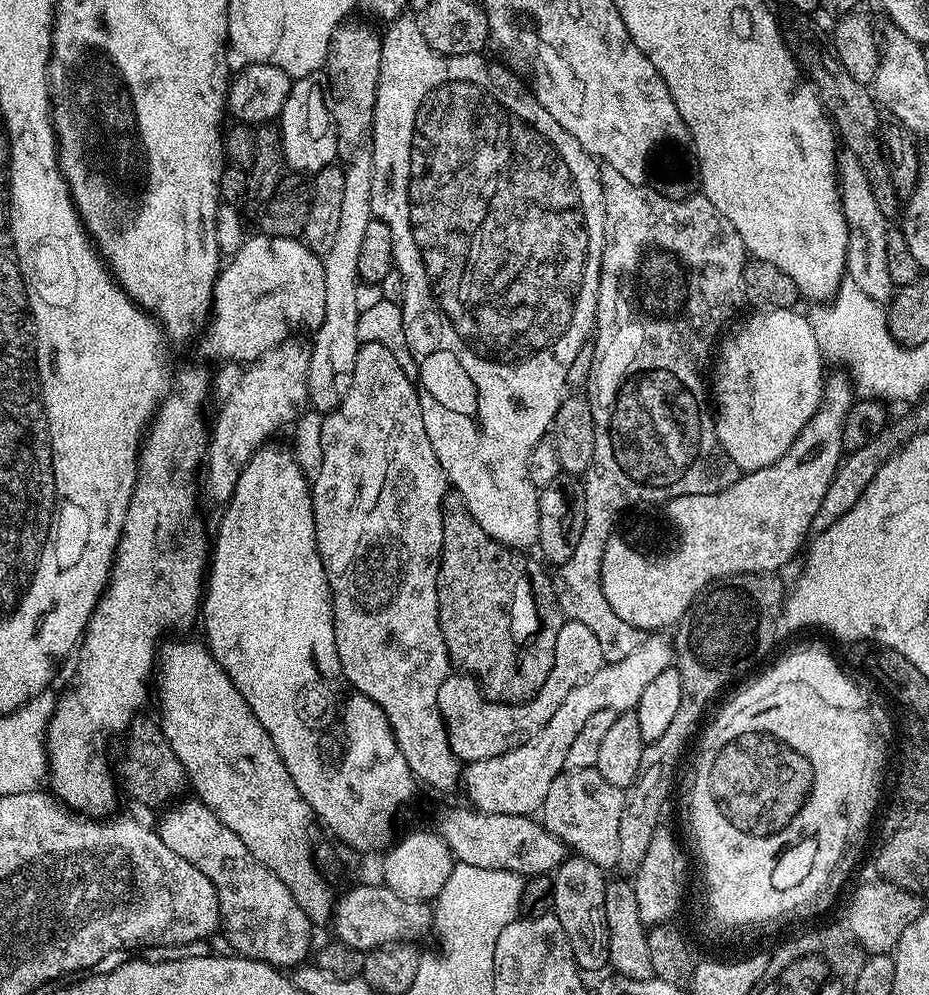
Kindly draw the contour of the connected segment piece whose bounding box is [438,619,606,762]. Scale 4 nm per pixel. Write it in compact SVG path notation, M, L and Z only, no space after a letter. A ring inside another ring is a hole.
M565 619L562 630L558 630L558 642L555 647L554 658L558 661L552 677L542 682L542 686L534 694L532 701L526 702L515 710L506 704L494 706L493 704L460 704L460 696L448 696L448 688L438 690L438 706L448 728L448 741L452 747L452 755L461 762L485 760L494 758L498 754L506 754L518 746L522 746L550 718L554 718L554 710L562 706L562 698L574 690L589 676L594 674L605 664L602 646L598 646L598 638L582 622Z

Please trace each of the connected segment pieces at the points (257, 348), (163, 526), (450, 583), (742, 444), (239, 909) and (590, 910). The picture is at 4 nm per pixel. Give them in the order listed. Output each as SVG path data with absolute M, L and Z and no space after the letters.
M249 235L244 244L221 267L212 291L212 311L206 325L204 352L221 356L224 362L251 362L289 339L288 332L299 324L315 330L326 314L326 278L324 261L304 245L303 239L291 236Z
M188 368L185 372L176 372L174 376L174 387L165 396L164 401L160 403L156 410L156 415L152 417L147 425L144 439L140 446L140 466L136 477L136 489L130 498L130 506L126 510L126 522L120 535L120 541L116 547L116 554L112 561L112 571L108 574L108 585L104 587L104 594L100 597L96 608L92 612L92 617L88 620L88 625L84 631L83 637L78 645L78 656L80 652L80 661L76 664L76 677L72 680L72 688L68 688L64 693L56 696L56 709L52 712L52 717L48 723L46 733L46 751L48 753L48 775L47 779L52 780L51 795L54 796L61 804L89 817L104 818L109 814L115 813L116 792L118 793L118 780L108 769L108 760L104 757L104 743L107 742L108 736L119 737L127 733L129 724L136 719L140 708L148 700L148 683L154 680L154 665L158 660L158 645L161 643L163 632L168 632L171 628L188 628L192 623L197 623L198 613L202 608L204 599L204 590L206 587L206 573L210 563L210 544L206 539L204 541L204 532L198 525L192 521L192 512L196 506L196 496L198 500L198 488L192 485L192 475L197 475L202 461L206 455L208 447L208 436L206 435L206 420L204 424L204 399L210 396L210 376L200 368Z
M450 490L444 495L442 510L442 554L438 570L438 618L446 644L532 644L544 630L540 614L536 612L534 598L530 598L528 586L522 586L522 570L516 570L516 580L512 578L514 566L521 555L513 549L505 548L468 513L460 493Z
M753 311L753 316L746 317L719 341L716 377L710 380L716 433L741 473L762 470L778 462L800 437L810 418L814 418L824 396L826 361L820 355L818 338L814 338L807 315L796 311Z
M189 798L185 804L171 808L163 813L165 816L158 825L162 842L166 842L174 854L186 858L190 866L198 866L198 870L210 878L218 896L222 936L224 932L232 947L229 949L247 956L249 960L271 964L277 970L292 970L303 965L313 951L314 925L302 906L294 902L294 894L290 894L282 878L262 866L262 862L258 862L258 858L246 850L246 842L242 842L242 838L238 838L238 834L223 824L218 814L214 814L214 810L199 800Z
M575 854L569 855L561 864L556 865L552 876L552 912L558 918L558 922L562 922L562 930L566 930L566 938L570 942L576 967L585 973L609 967L607 885L605 869L594 866L594 862Z

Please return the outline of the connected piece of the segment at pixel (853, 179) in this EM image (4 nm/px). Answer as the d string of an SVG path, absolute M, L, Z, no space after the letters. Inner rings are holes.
M841 151L836 157L836 183L840 185L840 205L848 227L848 246L846 248L847 279L853 280L874 302L887 305L898 285L890 278L886 263L886 238L890 231L890 220L878 210L877 199L870 190L869 179L854 154Z

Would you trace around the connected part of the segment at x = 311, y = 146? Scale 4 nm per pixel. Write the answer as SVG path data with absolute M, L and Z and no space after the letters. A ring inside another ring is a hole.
M312 78L297 79L278 117L283 163L296 174L321 172L337 159L336 127L332 121L331 110L328 108L326 92L314 81Z

